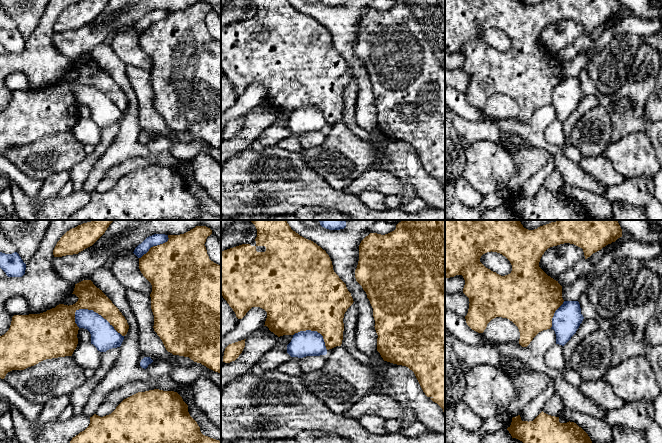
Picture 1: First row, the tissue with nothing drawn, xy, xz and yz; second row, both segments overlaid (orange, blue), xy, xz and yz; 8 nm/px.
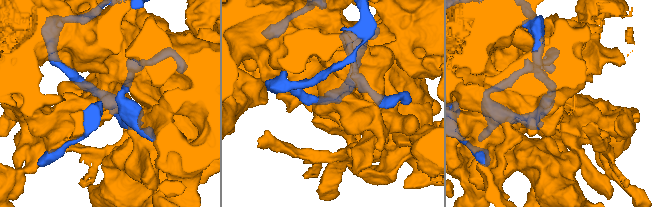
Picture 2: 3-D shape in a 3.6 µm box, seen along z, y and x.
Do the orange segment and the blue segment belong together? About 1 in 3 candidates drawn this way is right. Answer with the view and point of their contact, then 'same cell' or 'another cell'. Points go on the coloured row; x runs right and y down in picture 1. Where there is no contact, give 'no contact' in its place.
meets orange in xy at (99, 314); another cell

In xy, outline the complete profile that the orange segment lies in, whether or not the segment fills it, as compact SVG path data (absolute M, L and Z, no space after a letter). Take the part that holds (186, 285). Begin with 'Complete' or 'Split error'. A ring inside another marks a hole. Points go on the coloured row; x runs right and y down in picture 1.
Complete. M196 226L153 246L139 258L139 269L151 283L154 331L166 350L189 357L221 374L221 266L209 259L205 242L212 230Z

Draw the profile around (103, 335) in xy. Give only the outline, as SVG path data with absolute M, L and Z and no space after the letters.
M76 310L75 323L79 328L87 329L90 332L91 344L100 352L120 347L124 340L124 336L118 333L106 319L93 310Z

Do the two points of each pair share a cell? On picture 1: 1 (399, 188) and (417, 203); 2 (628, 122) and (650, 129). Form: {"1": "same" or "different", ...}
{"1": "different", "2": "same"}

